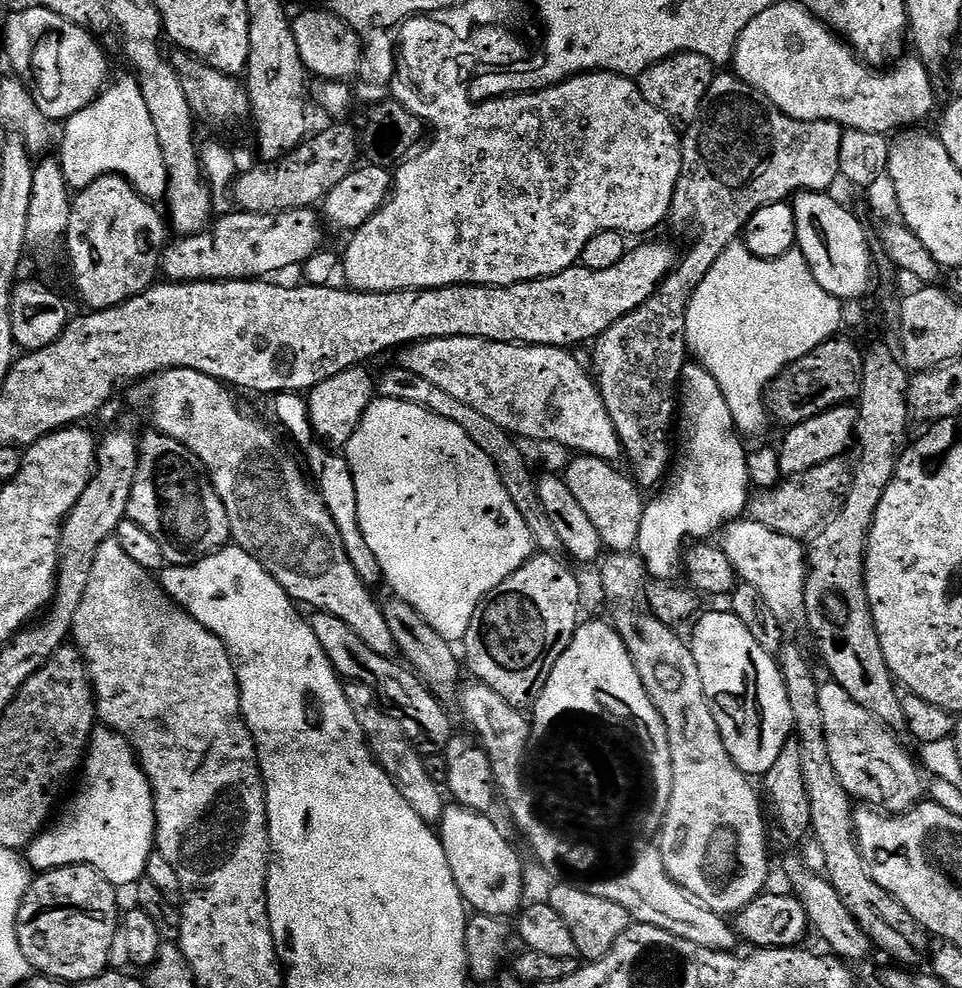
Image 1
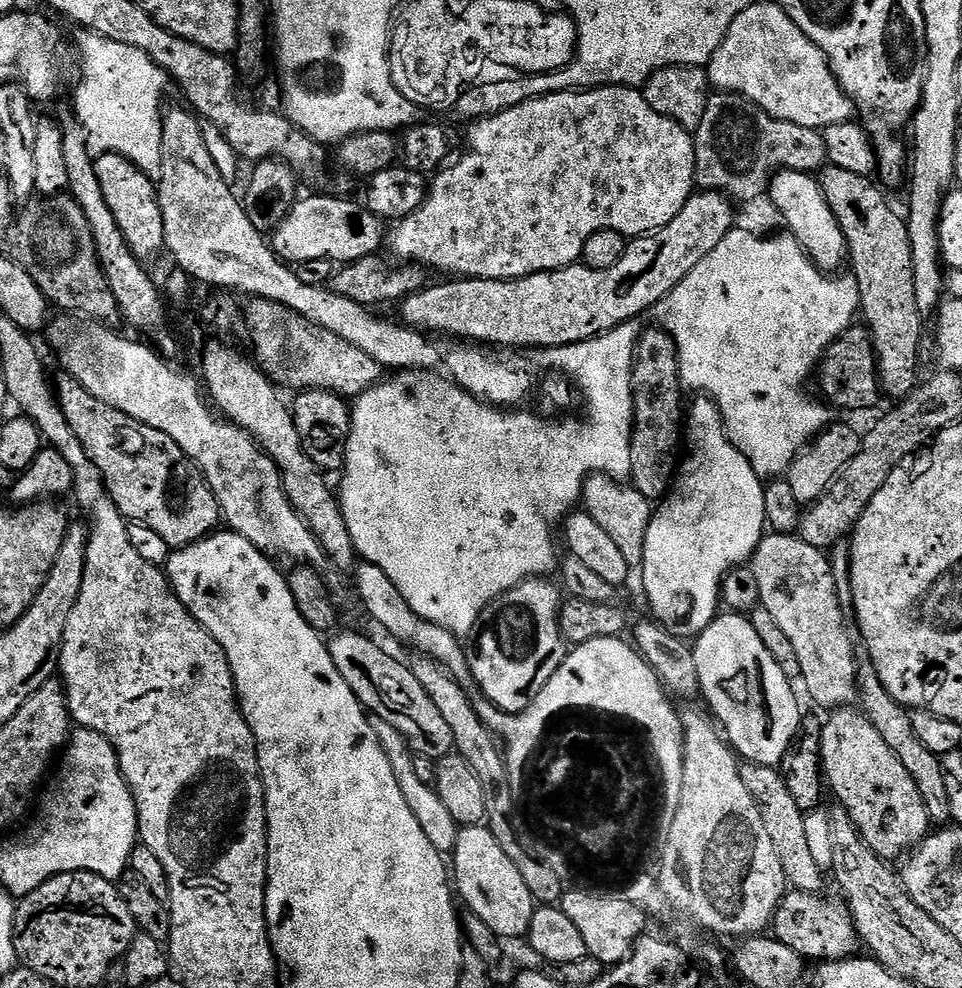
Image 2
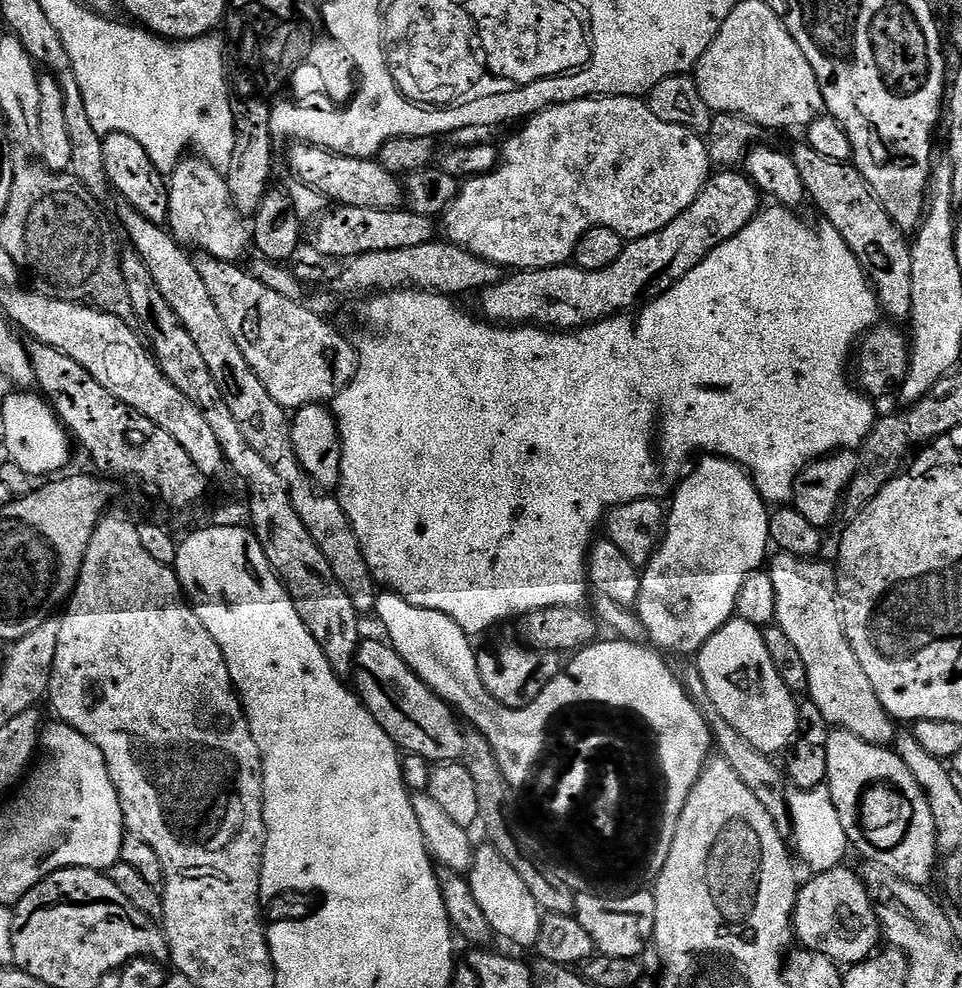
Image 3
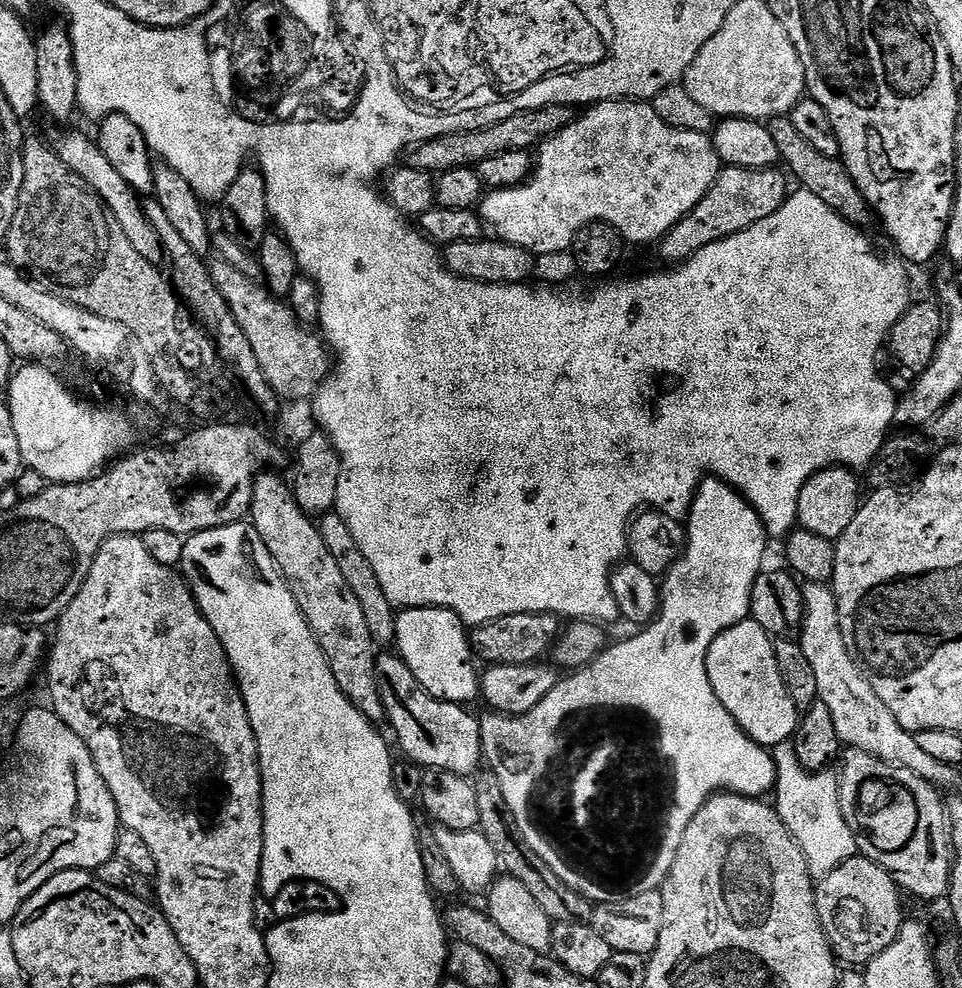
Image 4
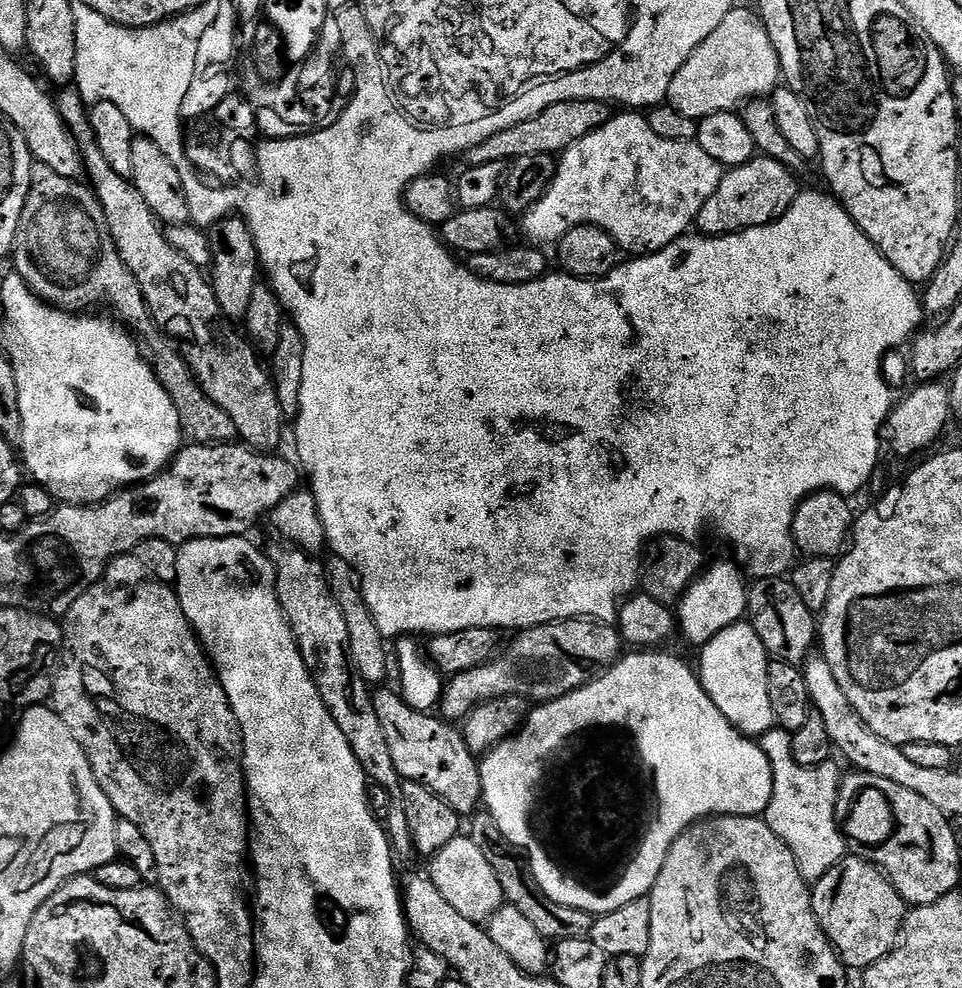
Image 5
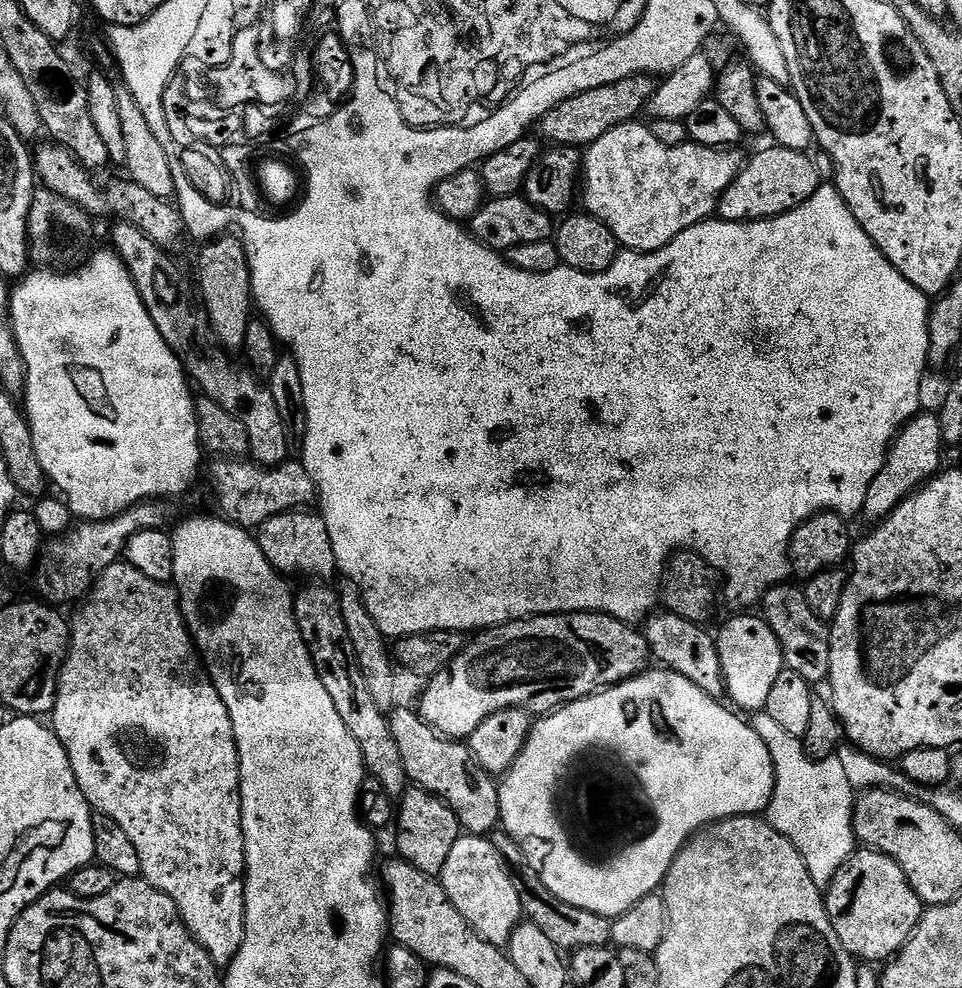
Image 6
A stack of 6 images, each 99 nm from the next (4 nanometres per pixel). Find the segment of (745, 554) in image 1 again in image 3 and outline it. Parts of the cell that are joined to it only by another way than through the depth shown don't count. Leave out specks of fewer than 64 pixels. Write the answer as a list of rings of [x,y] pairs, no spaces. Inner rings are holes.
[[[777,551],[771,557],[772,568],[767,569],[774,584],[776,603],[775,627],[790,638],[806,666],[807,695],[810,703],[822,710],[822,718],[833,728],[845,728],[870,744],[888,746],[893,743],[894,721],[878,702],[866,670],[854,658],[854,650],[844,633],[840,617],[840,601],[836,595],[836,569],[831,563],[816,564],[815,559]]]

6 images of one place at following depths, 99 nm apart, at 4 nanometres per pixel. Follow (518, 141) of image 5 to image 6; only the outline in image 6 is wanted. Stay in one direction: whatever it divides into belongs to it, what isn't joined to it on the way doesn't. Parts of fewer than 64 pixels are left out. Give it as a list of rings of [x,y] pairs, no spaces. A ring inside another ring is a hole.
[[[631,76],[622,78],[622,82],[614,82],[606,86],[598,86],[594,90],[586,90],[582,94],[574,94],[574,98],[566,98],[561,104],[553,103],[546,115],[538,124],[539,135],[552,146],[561,148],[587,149],[588,145],[598,142],[602,134],[610,134],[623,124],[631,124],[637,119],[640,111],[649,107],[651,98],[658,87],[652,76]]]

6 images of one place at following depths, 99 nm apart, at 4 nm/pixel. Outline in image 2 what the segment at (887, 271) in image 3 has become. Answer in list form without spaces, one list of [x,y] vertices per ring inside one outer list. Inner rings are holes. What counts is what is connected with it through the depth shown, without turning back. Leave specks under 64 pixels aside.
[[[831,166],[825,167],[819,173],[818,179],[822,186],[822,194],[826,194],[826,202],[830,202],[830,210],[834,210],[834,218],[838,218],[838,226],[848,243],[850,272],[855,276],[860,291],[860,312],[862,320],[863,316],[865,320],[863,323],[872,335],[872,349],[876,352],[876,370],[881,389],[887,395],[889,392],[890,395],[896,396],[895,398],[909,396],[918,383],[916,371],[920,368],[920,335],[924,332],[926,316],[921,312],[918,298],[914,294],[912,251],[905,217],[901,213],[899,216],[892,209],[891,202],[884,197],[885,189],[875,179]]]

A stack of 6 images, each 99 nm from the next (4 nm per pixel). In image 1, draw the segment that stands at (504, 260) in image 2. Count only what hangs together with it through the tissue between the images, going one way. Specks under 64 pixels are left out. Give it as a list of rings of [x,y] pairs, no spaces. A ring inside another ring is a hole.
[[[586,72],[583,76],[563,80],[561,84],[544,86],[539,90],[521,90],[510,96],[496,96],[493,100],[479,102],[472,99],[467,87],[449,91],[446,96],[440,96],[436,104],[424,104],[424,100],[416,100],[408,88],[404,88],[404,92],[394,99],[406,111],[424,120],[430,129],[430,139],[395,169],[392,194],[378,214],[371,216],[362,227],[351,233],[352,241],[348,249],[342,252],[342,276],[344,274],[348,279],[349,289],[358,292],[410,292],[413,288],[445,288],[451,284],[485,284],[487,288],[509,288],[512,284],[546,278],[573,267],[579,261],[586,242],[590,242],[590,238],[602,230],[625,234],[648,232],[658,227],[664,219],[669,219],[675,187],[682,173],[682,136],[679,131],[676,133],[677,125],[665,112],[646,102],[639,83],[631,76],[619,76],[613,72]]]

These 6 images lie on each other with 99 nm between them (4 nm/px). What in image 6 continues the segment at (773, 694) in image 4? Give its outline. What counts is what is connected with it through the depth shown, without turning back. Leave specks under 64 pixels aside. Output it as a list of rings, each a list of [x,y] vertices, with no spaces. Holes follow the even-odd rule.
[[[736,614],[733,620],[725,622],[720,636],[718,632],[715,637],[727,699],[732,699],[737,709],[745,708],[740,710],[748,714],[767,709],[770,689],[777,681],[778,674],[786,668],[782,646],[774,630],[770,630],[768,623],[759,615],[752,615],[756,614]]]

